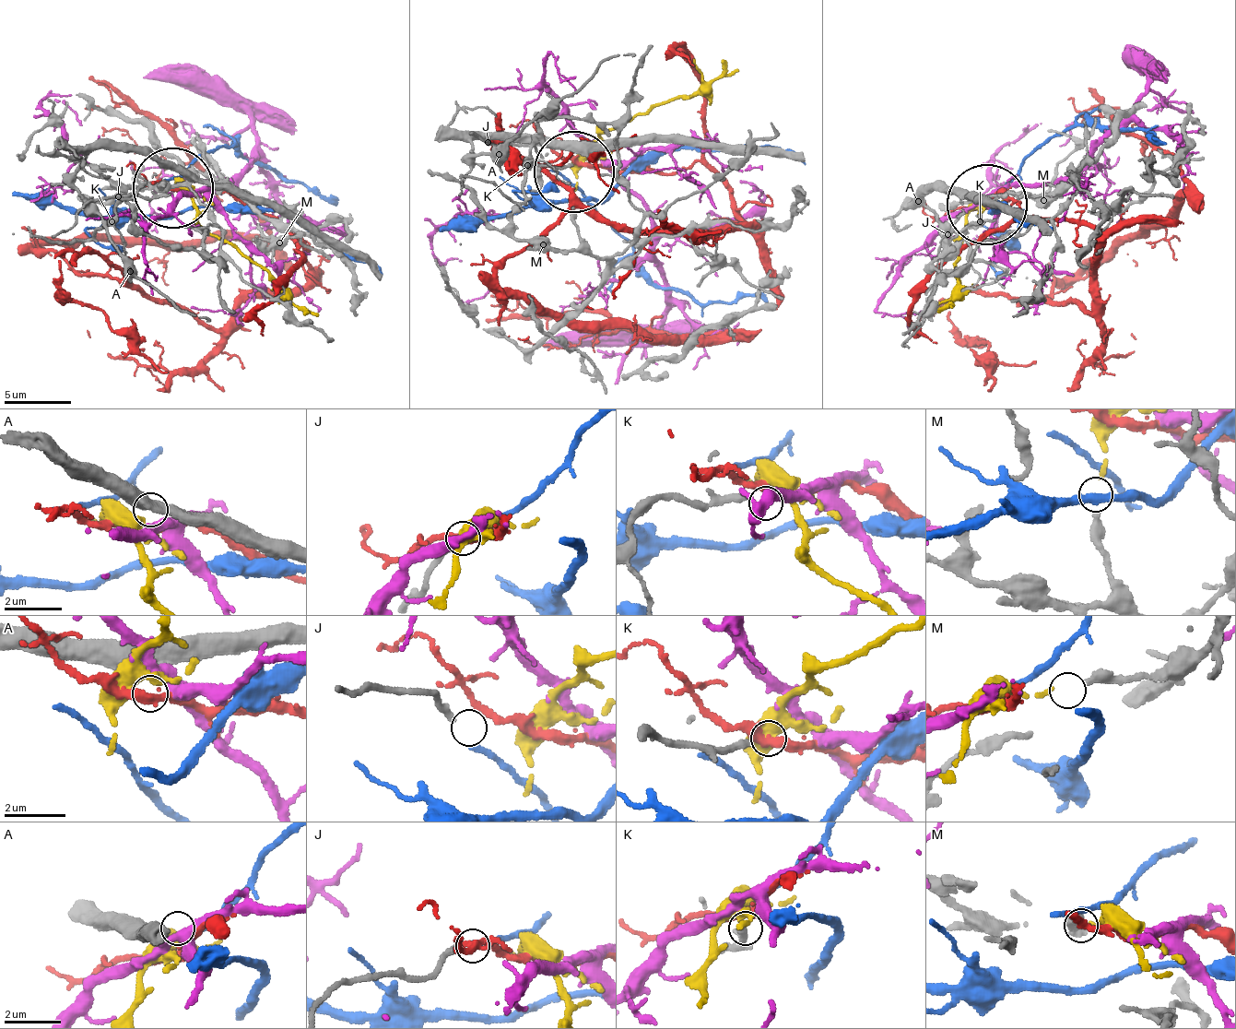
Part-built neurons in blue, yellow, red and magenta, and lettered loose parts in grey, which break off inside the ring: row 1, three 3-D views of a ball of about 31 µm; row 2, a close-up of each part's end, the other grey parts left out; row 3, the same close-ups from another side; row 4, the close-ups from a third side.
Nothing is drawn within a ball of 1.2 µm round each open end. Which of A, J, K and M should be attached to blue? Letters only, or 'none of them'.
J

